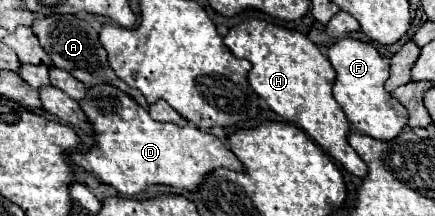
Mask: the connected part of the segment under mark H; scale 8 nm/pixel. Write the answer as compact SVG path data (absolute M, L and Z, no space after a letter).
M258 18L246 20L232 28L228 36L224 36L224 42L236 58L246 58L252 62L248 82L280 118L302 128L324 152L328 152L330 158L340 162L350 174L358 178L368 174L366 162L348 144L350 122L332 96L336 70L316 44L312 44L300 32L292 32Z

